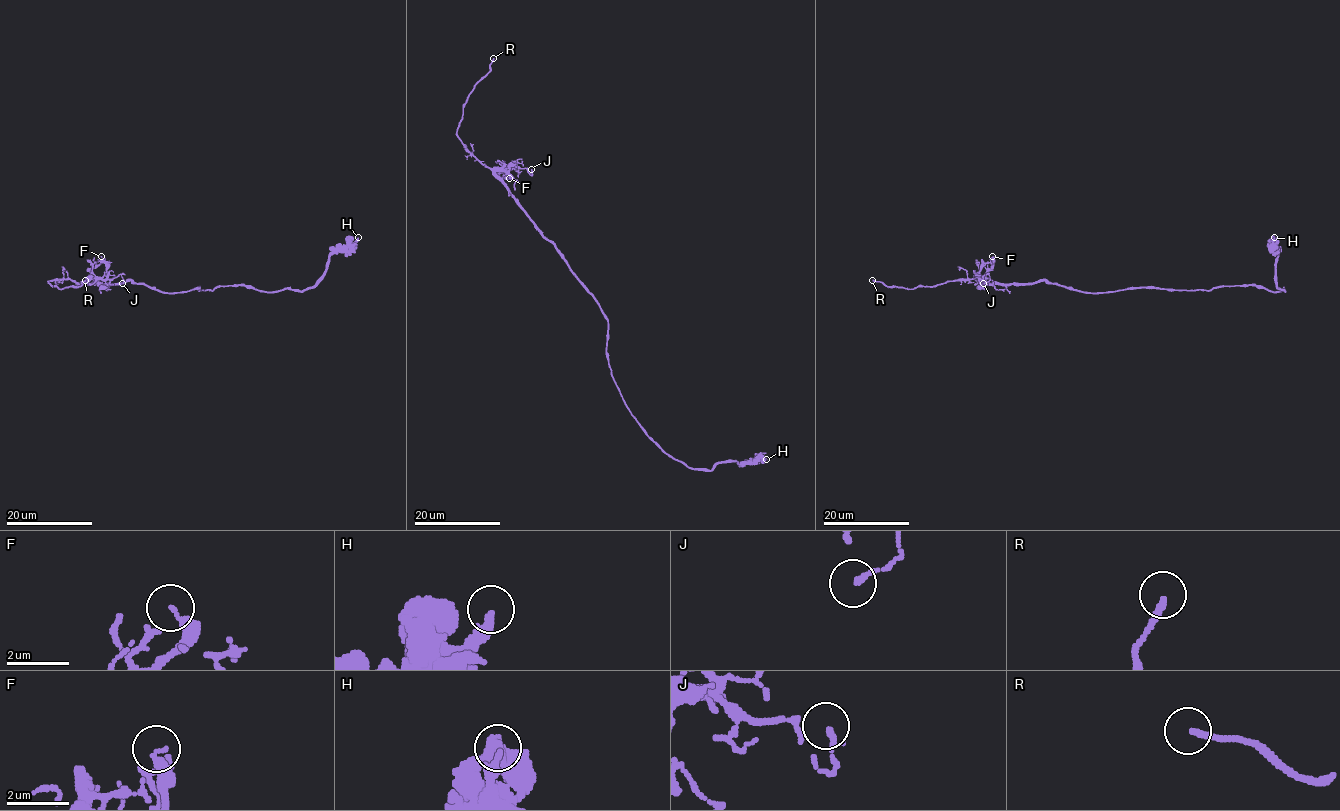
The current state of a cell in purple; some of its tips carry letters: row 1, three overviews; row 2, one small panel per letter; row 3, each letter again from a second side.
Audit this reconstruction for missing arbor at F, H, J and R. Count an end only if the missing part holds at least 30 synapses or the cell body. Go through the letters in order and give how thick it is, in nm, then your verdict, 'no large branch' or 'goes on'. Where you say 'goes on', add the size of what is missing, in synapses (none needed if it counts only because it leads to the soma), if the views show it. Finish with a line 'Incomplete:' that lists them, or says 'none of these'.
F: 280 nm | no large branch
H: 240 nm | no large branch
J: 160 nm | no large branch
R: 200 nm | goes on
Incomplete: R

